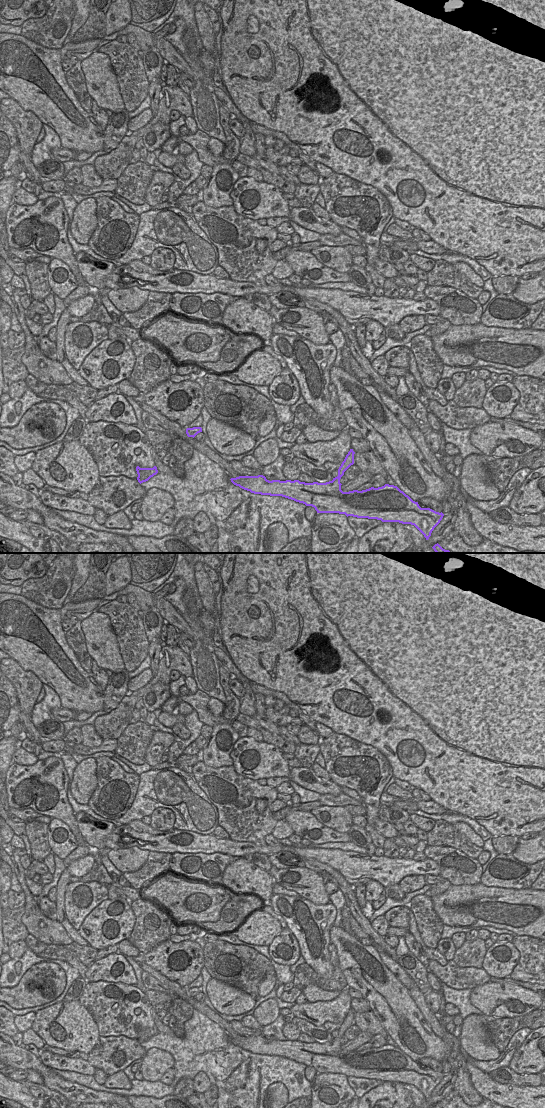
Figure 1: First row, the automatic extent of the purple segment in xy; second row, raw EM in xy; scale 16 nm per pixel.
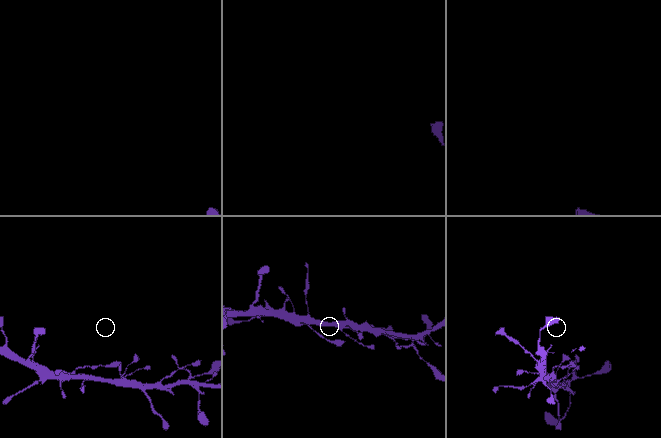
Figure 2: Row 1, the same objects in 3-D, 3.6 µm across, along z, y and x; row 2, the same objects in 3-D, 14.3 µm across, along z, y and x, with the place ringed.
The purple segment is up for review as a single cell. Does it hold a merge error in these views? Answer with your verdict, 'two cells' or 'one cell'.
one cell

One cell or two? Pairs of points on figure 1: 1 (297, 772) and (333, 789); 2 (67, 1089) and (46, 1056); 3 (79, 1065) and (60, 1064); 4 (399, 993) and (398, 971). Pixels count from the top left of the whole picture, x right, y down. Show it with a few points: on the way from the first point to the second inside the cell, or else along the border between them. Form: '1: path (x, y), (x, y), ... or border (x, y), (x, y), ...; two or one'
1: path (303, 781), (323, 786); one
2: border (39, 1058), (45, 1065), (52, 1068); two
3: path (74, 1064), (65, 1064); one
4: border (382, 962), (408, 990); two

